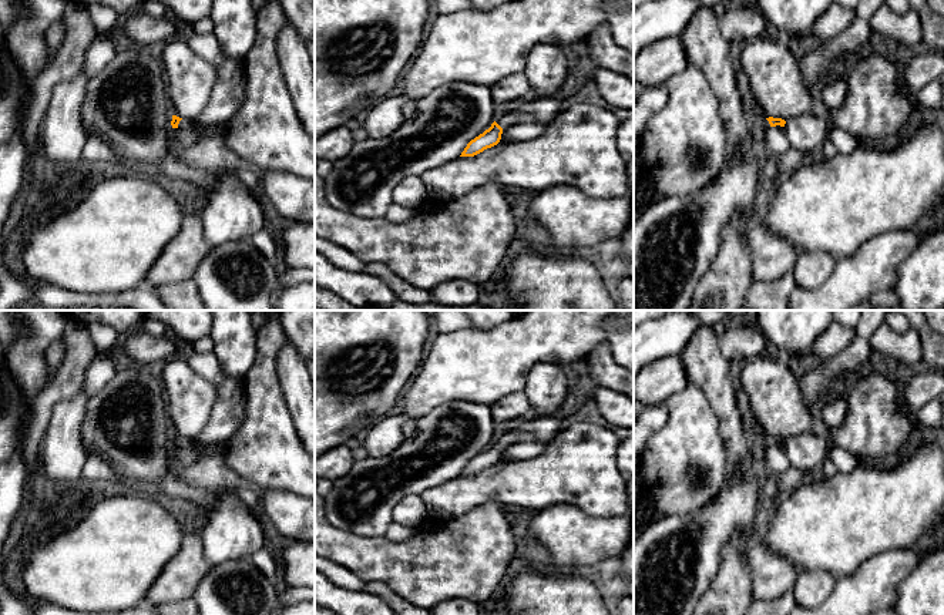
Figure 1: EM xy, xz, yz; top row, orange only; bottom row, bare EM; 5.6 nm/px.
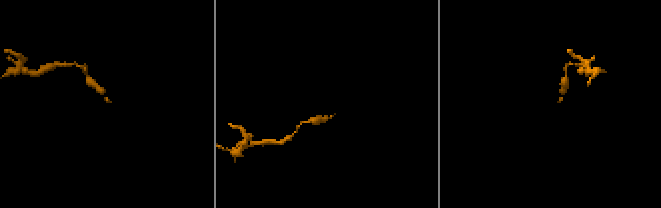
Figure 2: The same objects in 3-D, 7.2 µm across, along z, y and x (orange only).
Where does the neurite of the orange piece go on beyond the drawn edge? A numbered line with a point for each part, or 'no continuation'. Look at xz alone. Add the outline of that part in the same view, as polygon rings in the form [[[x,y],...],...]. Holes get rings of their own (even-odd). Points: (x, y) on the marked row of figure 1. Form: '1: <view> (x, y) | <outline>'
1: xz (543, 110) | [[[560,90],[555,95],[551,97],[540,97],[538,100],[533,101],[530,107],[523,112],[505,112],[495,118],[495,122],[501,128],[507,128],[515,124],[525,124],[525,122],[551,122],[555,115],[561,110],[561,104],[565,98],[570,98],[575,91],[574,90]]]

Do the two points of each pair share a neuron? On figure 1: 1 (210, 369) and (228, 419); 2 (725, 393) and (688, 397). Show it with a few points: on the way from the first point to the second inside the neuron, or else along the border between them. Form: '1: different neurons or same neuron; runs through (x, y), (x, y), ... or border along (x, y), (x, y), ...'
1: same neuron; runs through (222, 382), (228, 387), (228, 406)
2: different neurons; border along (689, 380), (704, 393), (719, 426)

